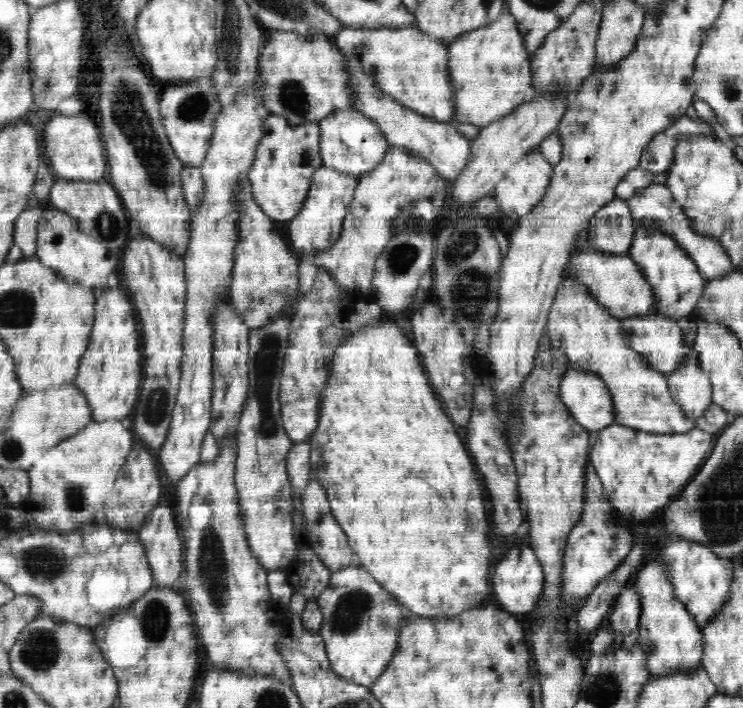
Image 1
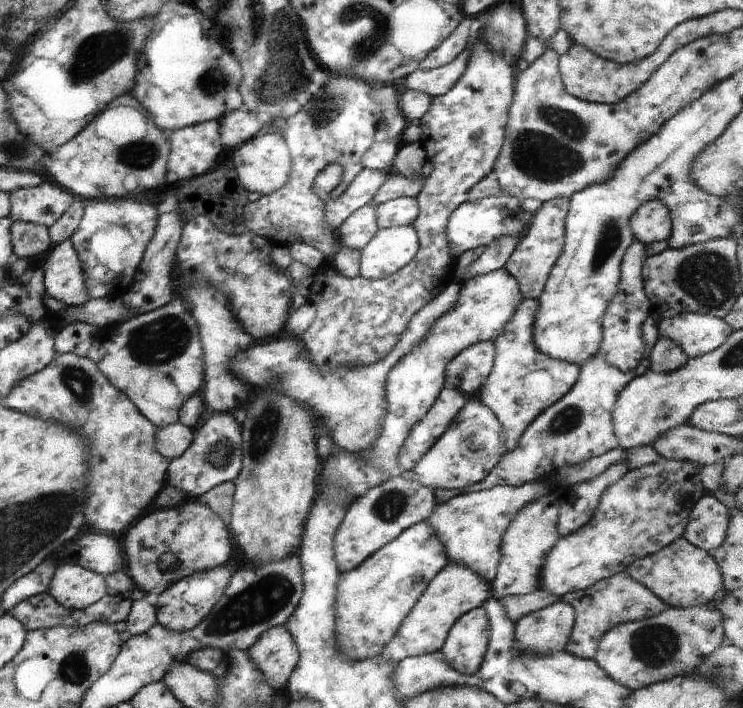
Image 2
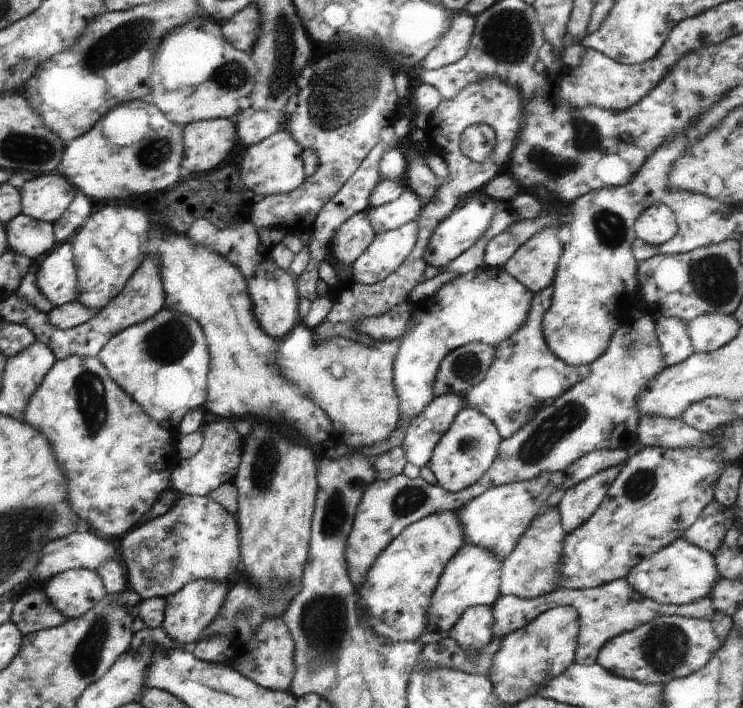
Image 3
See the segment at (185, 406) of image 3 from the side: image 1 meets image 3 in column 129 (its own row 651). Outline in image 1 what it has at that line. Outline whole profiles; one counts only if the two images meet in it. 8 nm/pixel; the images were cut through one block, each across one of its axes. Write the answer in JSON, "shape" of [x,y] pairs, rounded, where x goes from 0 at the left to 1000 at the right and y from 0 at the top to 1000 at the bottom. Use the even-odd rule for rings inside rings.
{"shape":[[[482,795],[447,806],[441,828],[424,846],[435,876],[428,895],[439,911],[444,945],[468,963],[499,973],[533,924],[544,855]]]}

